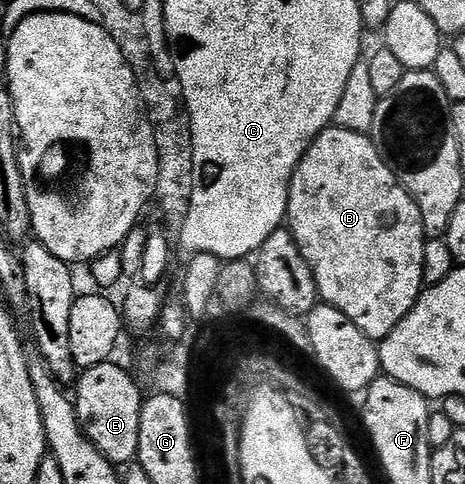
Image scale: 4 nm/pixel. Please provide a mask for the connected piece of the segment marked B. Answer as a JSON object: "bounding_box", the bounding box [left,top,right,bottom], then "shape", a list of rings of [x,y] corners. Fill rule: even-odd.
{"bounding_box":[286,125,426,341],"shape":[[[337,125],[325,127],[292,176],[286,216],[287,222],[292,222],[292,236],[314,273],[319,298],[327,306],[337,307],[373,341],[383,341],[411,313],[426,287],[424,214],[398,178],[385,152],[381,148],[380,151],[367,134]]]}

